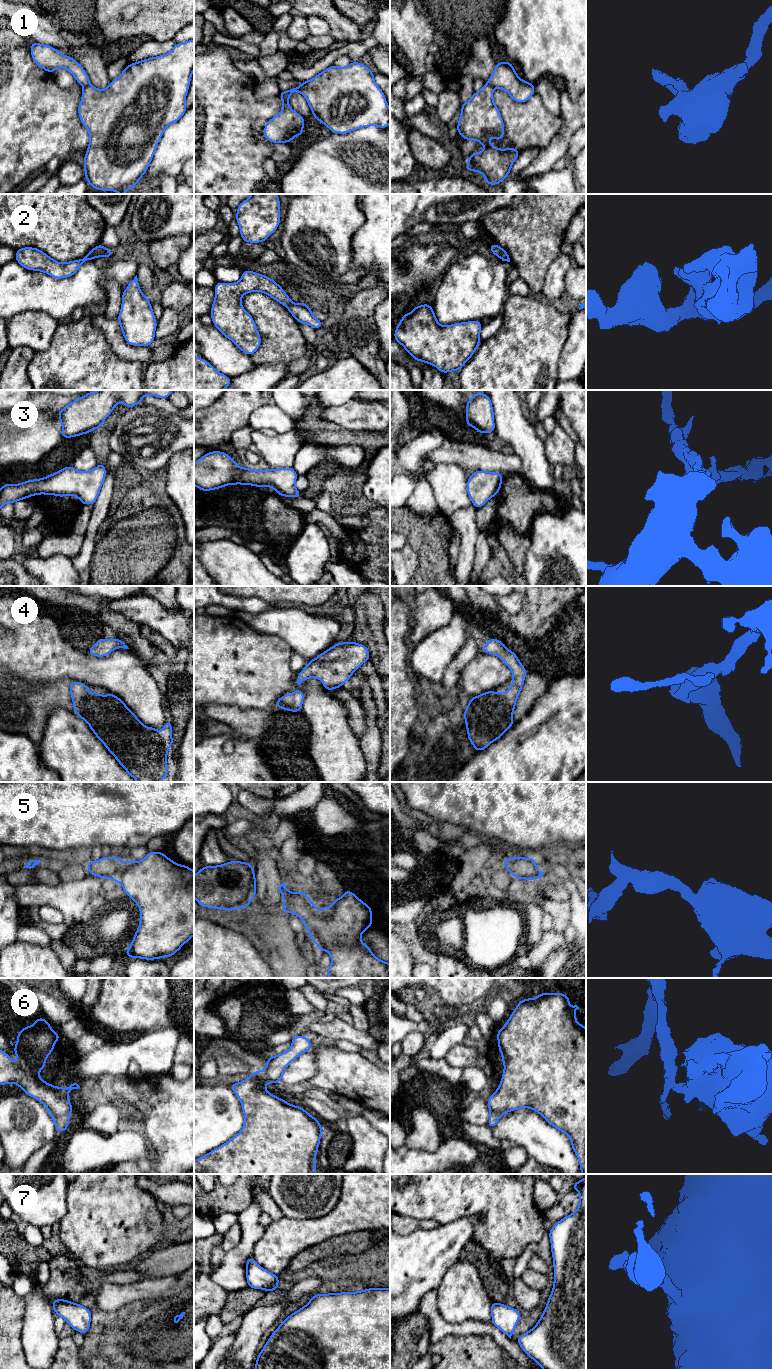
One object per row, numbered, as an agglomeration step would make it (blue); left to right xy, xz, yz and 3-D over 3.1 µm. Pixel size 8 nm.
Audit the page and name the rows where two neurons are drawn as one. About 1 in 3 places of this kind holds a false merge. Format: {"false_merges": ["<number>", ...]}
{"false_merges": ["1", "2"]}

